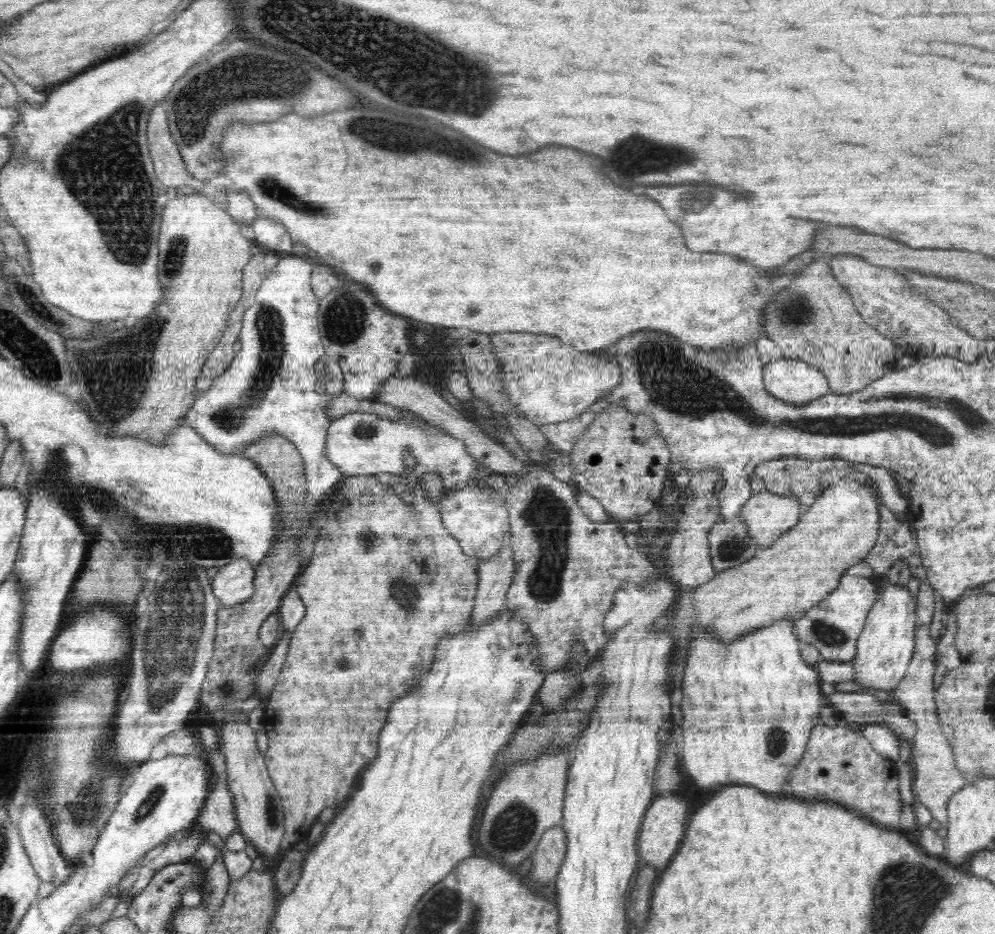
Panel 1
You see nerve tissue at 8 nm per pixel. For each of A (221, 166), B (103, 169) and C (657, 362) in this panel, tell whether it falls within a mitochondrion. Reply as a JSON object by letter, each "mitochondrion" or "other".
{"A":"other","B":"mitochondrion","C":"mitochondrion"}

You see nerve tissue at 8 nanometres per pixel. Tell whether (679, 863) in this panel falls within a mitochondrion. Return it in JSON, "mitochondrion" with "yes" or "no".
{"mitochondrion":"no"}

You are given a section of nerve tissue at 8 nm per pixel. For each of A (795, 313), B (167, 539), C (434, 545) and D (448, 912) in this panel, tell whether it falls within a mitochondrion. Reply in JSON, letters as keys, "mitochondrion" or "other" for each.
{"A":"mitochondrion","B":"mitochondrion","C":"other","D":"mitochondrion"}

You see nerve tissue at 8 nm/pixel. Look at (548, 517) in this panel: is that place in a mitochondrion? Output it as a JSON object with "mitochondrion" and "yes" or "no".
{"mitochondrion":"yes"}

